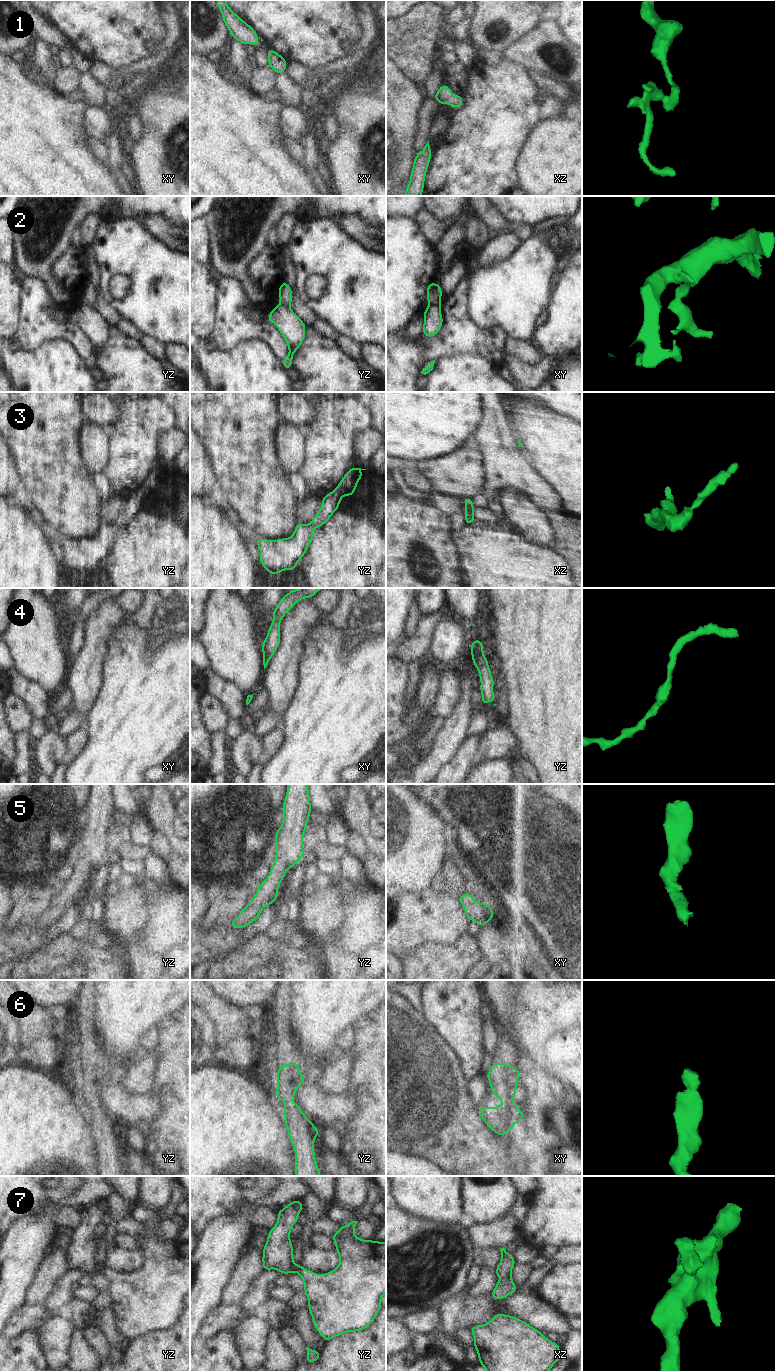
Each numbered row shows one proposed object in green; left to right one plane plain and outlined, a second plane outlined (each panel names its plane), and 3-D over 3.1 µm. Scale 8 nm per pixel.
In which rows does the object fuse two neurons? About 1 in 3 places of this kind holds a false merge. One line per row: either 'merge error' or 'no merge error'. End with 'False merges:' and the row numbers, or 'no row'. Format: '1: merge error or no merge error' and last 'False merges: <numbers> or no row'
1: no merge error
2: merge error
3: no merge error
4: no merge error
5: no merge error
6: no merge error
7: no merge error
False merges: 2

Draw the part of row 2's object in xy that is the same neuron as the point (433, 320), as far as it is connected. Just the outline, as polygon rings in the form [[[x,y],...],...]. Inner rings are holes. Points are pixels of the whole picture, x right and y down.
[[[429,305],[423,313],[423,335],[426,337],[435,336],[442,327],[443,318],[440,306]]]

